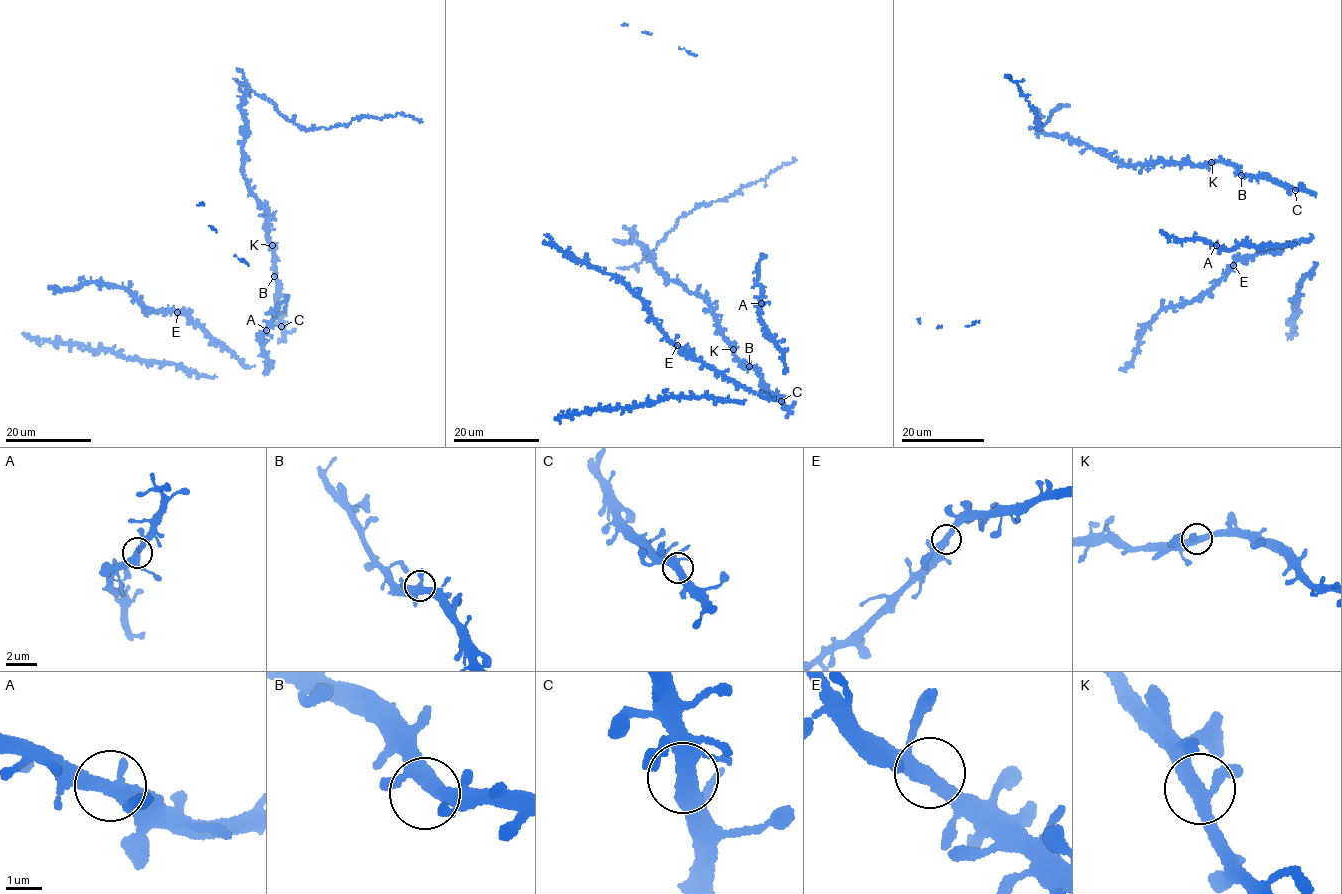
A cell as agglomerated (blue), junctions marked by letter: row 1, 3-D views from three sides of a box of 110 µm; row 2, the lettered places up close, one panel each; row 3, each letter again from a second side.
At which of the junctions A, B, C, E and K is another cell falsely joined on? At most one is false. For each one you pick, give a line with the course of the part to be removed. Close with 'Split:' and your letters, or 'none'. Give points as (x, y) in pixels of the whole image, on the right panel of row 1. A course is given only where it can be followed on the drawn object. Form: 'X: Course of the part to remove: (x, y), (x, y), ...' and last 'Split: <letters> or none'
Split: none

